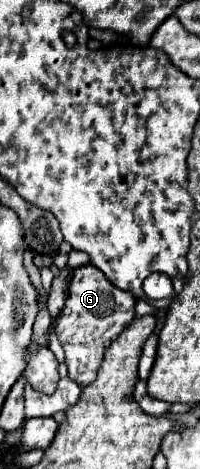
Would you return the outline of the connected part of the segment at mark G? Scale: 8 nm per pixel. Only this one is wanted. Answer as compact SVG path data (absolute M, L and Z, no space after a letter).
M84 265L74 269L68 287L66 305L56 317L56 325L54 325L56 337L66 353L68 377L72 381L84 387L92 381L92 377L96 377L104 349L126 329L126 325L132 323L134 305L136 305L134 295L114 287L106 279L106 275L94 265Z

